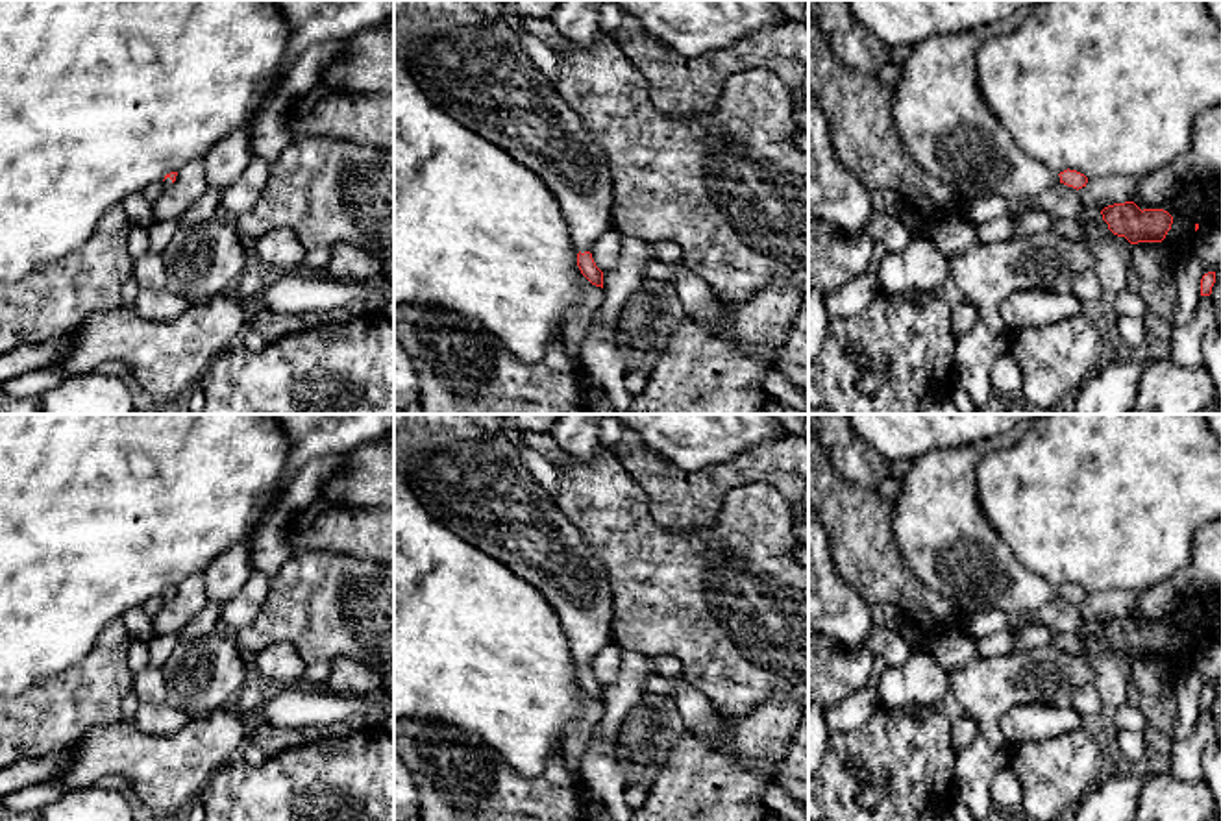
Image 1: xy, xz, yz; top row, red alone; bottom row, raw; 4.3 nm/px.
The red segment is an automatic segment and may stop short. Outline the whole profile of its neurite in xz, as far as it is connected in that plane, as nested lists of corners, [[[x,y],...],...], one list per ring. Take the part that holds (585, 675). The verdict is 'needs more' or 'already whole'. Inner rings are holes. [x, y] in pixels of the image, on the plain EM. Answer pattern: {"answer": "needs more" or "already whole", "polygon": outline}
{"answer": "needs more", "polygon": [[[394,414],[394,470],[433,520],[507,566],[546,597],[579,664],[581,688],[603,703],[603,686],[596,680],[590,660],[612,642],[614,597],[607,566],[522,464],[520,449],[505,433],[487,433],[468,414]]]}

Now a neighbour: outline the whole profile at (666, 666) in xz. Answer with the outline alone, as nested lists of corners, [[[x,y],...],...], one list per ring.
[[[651,656],[653,673],[668,679],[683,679],[683,666],[673,656]]]

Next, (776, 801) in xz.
[[[770,782],[762,791],[762,804],[770,814],[777,814],[790,821],[808,821],[805,810],[796,799],[784,793],[775,782]]]

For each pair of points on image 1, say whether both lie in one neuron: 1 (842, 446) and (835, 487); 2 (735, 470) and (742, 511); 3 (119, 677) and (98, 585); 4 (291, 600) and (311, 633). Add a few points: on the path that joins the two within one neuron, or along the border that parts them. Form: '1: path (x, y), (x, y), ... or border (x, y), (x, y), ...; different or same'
1: border (827, 452), (833, 466), (844, 477), (874, 487); different
2: border (781, 492), (740, 483), (713, 522); different
3: border (119, 616), (106, 625), (82, 657); different
4: path (298, 607), (311, 620), (311, 625); same

